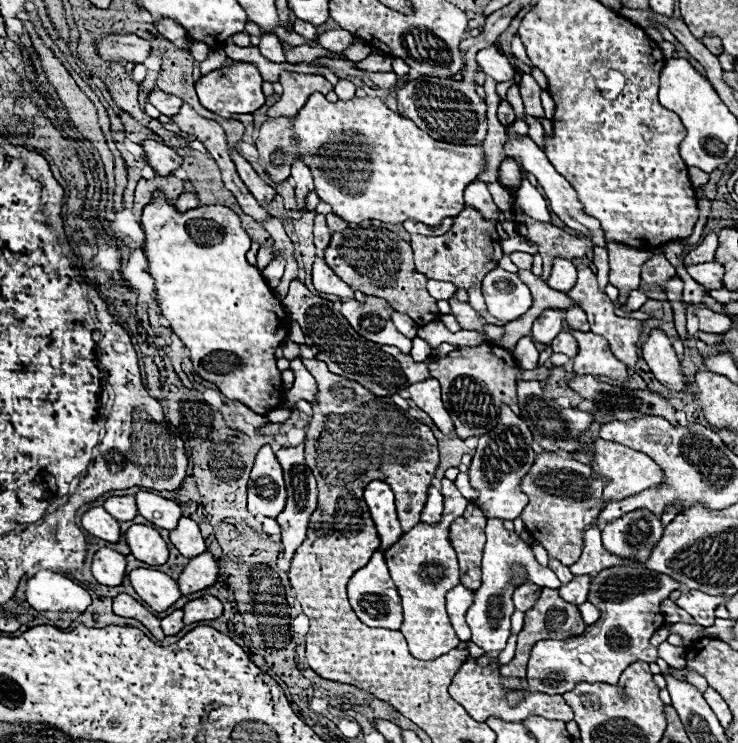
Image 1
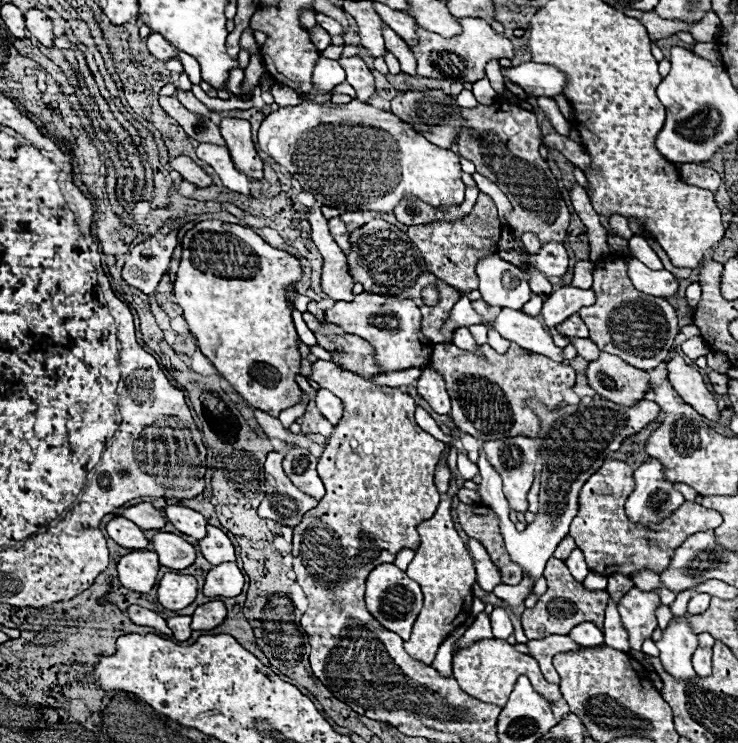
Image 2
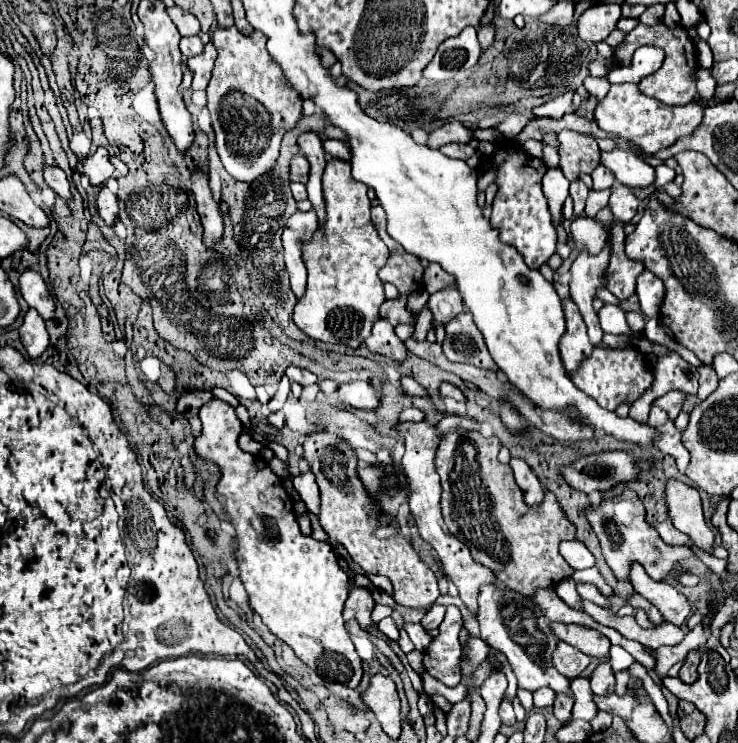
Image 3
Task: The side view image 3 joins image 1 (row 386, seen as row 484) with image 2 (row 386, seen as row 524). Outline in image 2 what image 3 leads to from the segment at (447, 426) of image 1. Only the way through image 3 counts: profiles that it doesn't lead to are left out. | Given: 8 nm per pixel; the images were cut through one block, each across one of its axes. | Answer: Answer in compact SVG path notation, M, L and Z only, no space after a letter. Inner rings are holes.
M428 368L422 372L418 380L418 394L438 412L438 414L448 414L450 412L450 398L446 392L444 378L434 370Z

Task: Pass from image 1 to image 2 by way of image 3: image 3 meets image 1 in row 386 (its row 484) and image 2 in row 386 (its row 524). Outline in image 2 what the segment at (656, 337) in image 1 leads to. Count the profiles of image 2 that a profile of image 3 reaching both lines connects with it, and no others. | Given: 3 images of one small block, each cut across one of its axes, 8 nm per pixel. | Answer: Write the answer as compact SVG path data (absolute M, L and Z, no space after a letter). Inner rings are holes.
M676 356L668 362L668 380L678 390L678 394L700 416L704 416L712 422L720 420L720 410L718 410L718 404L716 404L716 396L706 386L704 376L696 368L684 364L684 360L680 356Z

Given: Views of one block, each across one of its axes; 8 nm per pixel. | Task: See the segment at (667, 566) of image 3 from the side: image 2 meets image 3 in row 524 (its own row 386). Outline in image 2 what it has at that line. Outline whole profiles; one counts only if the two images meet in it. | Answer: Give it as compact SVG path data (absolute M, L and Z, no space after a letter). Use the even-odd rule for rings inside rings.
M600 352L596 362L586 370L588 384L606 400L620 406L634 406L650 392L650 376L614 354Z

